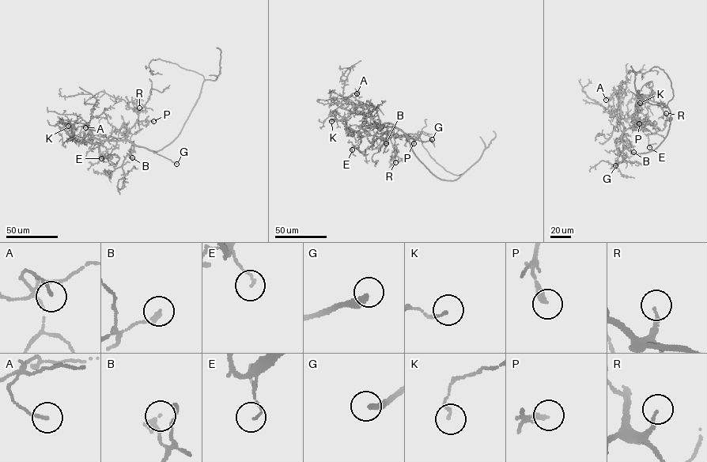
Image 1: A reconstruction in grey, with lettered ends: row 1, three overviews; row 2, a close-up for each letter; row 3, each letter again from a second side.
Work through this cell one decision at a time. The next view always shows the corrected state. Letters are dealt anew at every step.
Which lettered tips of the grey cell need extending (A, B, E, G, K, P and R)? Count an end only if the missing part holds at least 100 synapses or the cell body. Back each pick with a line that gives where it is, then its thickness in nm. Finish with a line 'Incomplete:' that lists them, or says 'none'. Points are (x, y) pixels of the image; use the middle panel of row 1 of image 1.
G: (432, 139) | 320 nm
Incomplete: G

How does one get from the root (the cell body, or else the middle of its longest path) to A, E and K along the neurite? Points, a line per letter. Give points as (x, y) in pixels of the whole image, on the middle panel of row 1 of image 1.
A: (419, 160), (404, 134), (397, 128), (375, 123), (367, 106), (356, 99), (357, 93)
E: (419, 160), (404, 134), (391, 126), (365, 149), (364, 155), (353, 145), (352, 149)
K: (419, 160), (404, 134), (397, 128), (381, 126), (368, 117), (353, 112), (331, 121)

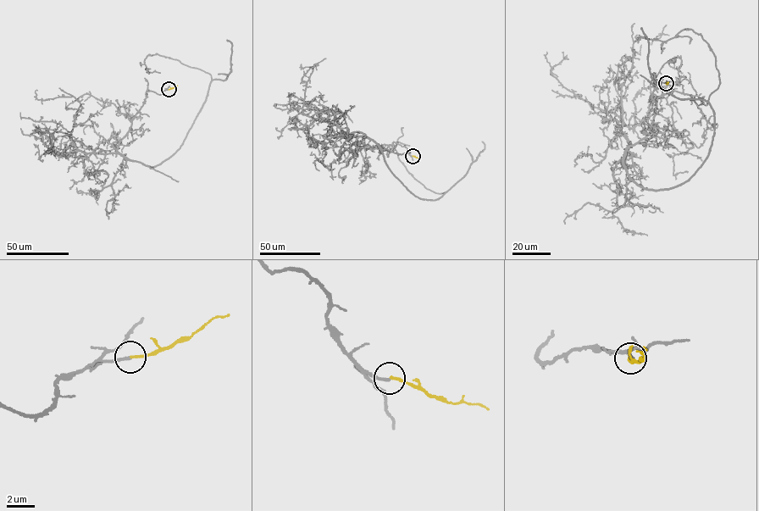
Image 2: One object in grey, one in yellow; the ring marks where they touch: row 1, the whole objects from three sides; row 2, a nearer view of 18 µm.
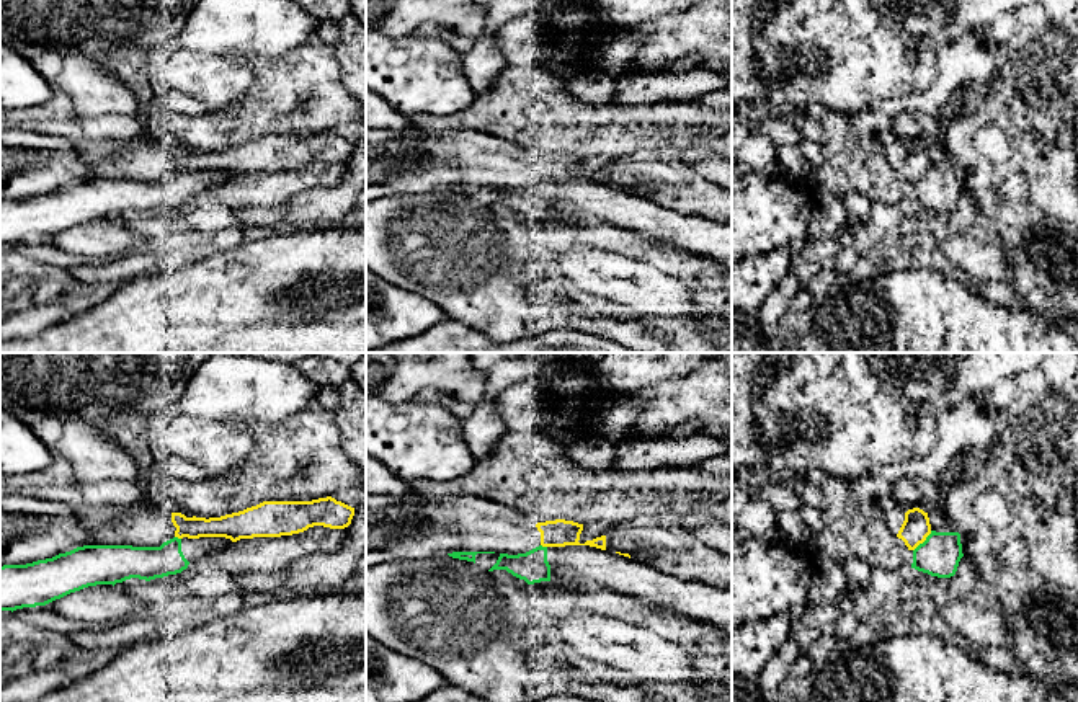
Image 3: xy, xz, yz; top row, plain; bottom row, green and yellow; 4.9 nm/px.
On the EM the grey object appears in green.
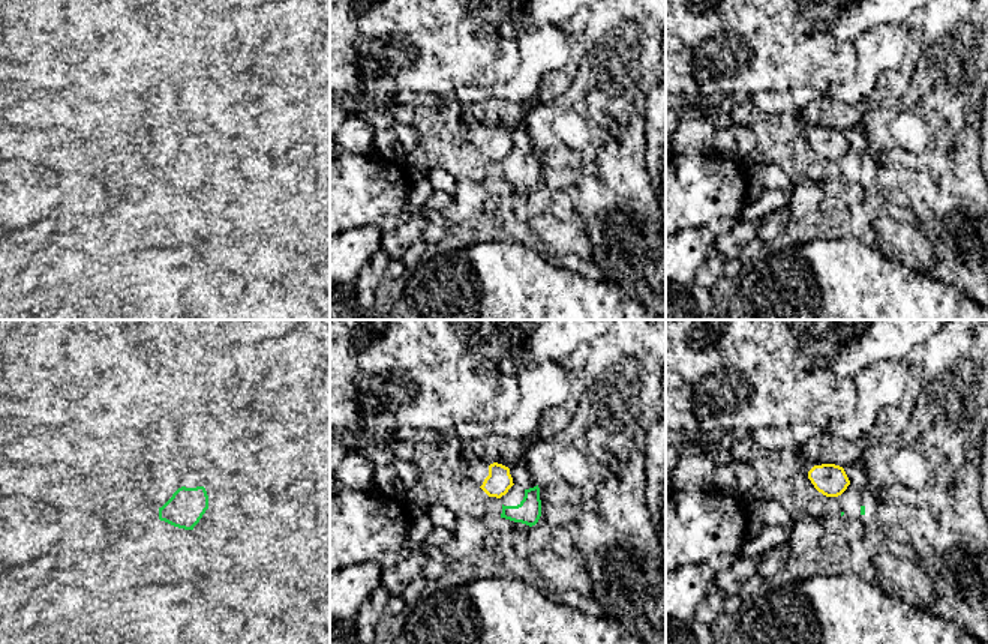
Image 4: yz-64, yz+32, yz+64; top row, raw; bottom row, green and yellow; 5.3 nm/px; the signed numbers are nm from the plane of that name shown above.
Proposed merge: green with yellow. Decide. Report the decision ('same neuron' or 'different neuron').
different neuron

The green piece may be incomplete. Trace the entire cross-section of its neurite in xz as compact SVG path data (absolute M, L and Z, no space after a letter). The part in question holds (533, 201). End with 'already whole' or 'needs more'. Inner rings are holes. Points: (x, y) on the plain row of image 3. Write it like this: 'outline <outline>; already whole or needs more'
outline M590 180L536 181L526 188L500 188L488 204L506 204L528 219L596 215L601 222L712 258L732 269L732 224L686 215L655 201Z; needs more

